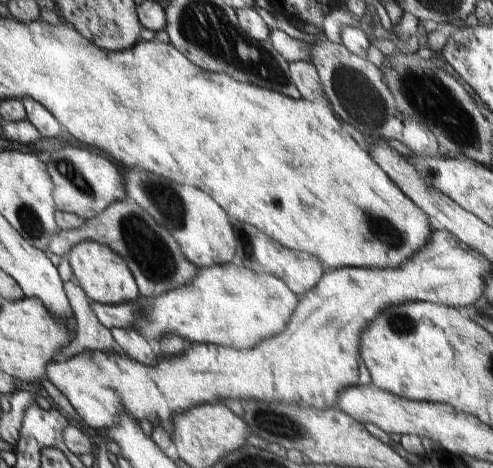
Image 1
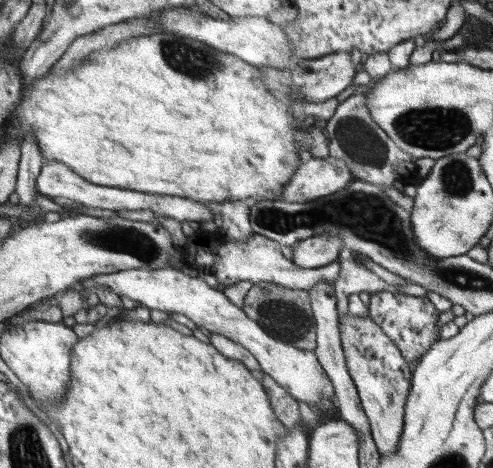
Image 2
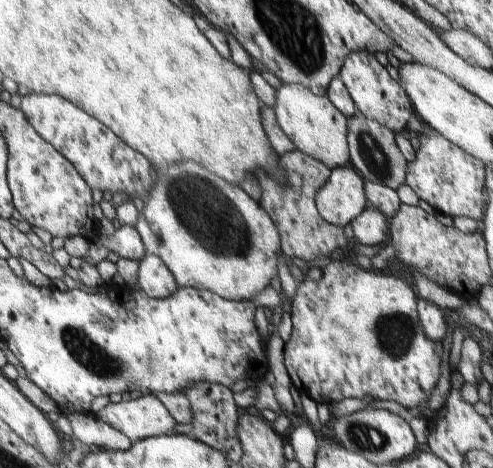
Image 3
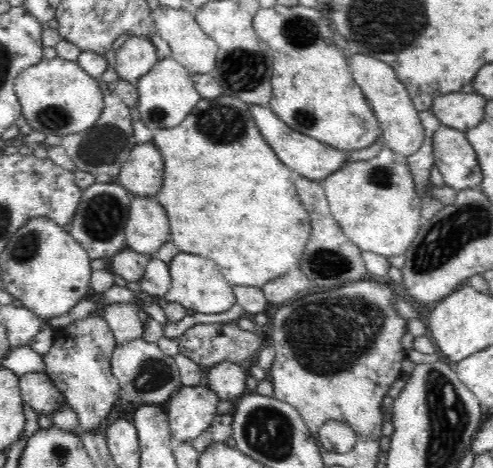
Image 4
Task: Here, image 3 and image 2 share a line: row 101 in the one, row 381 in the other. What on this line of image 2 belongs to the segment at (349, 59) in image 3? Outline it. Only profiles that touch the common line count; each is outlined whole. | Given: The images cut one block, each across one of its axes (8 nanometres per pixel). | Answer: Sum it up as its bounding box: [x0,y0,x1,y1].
[339,312,409,452]

